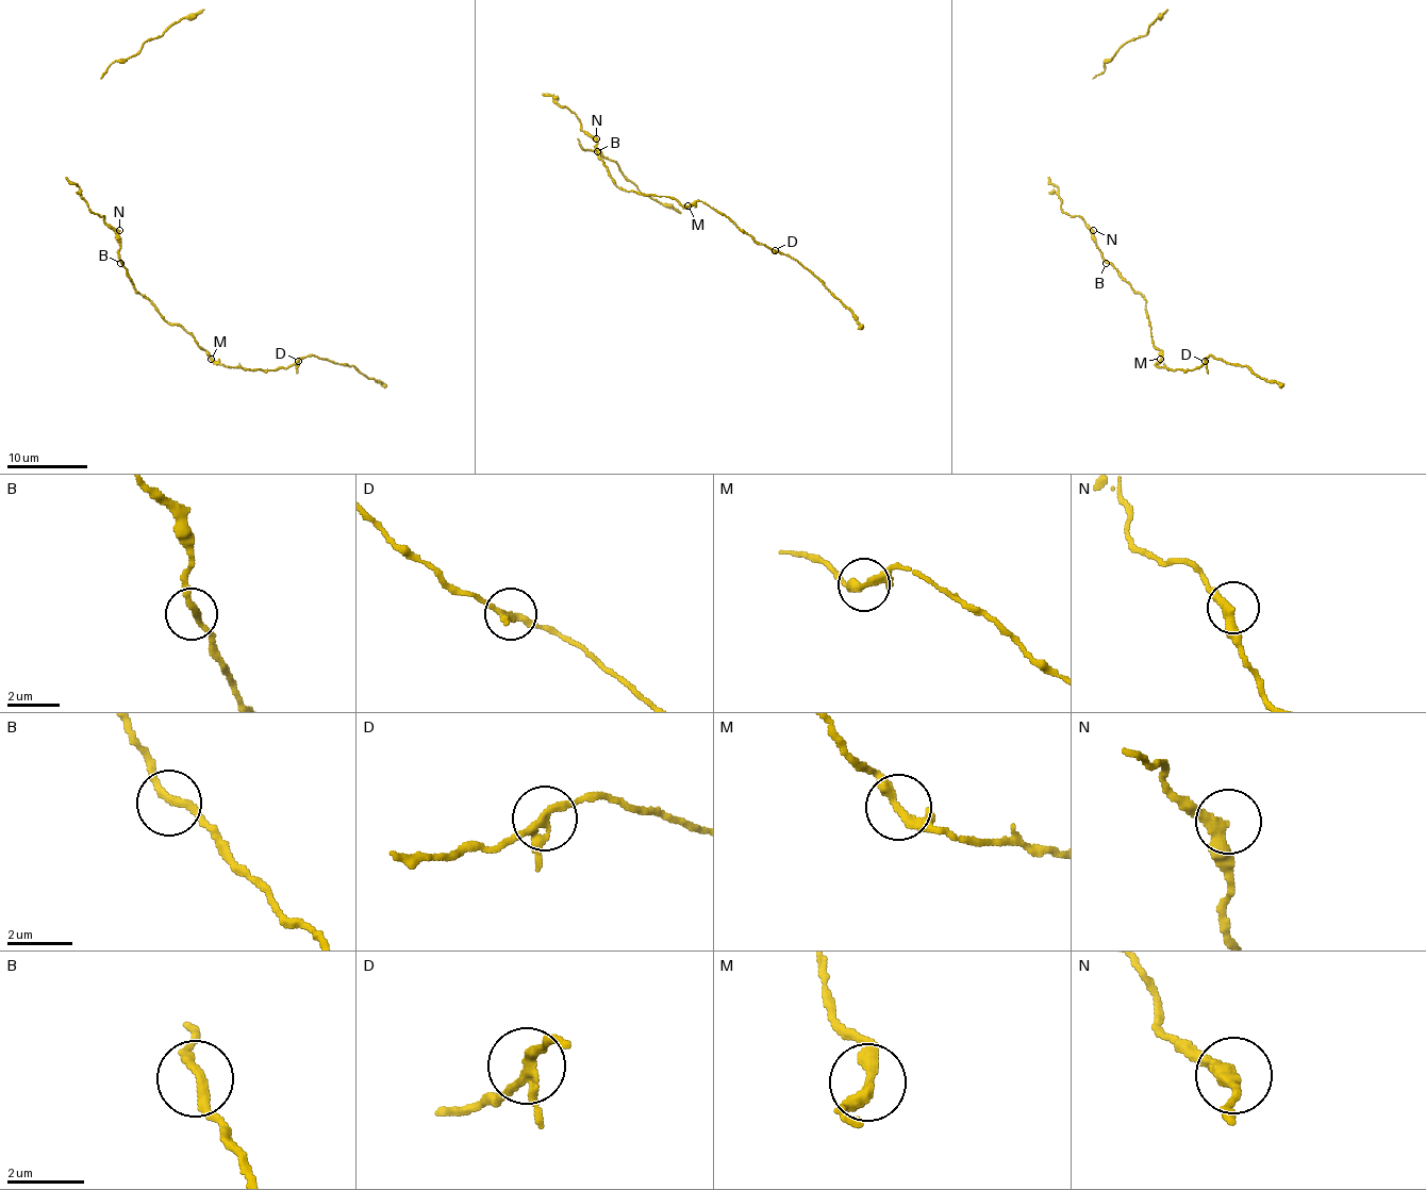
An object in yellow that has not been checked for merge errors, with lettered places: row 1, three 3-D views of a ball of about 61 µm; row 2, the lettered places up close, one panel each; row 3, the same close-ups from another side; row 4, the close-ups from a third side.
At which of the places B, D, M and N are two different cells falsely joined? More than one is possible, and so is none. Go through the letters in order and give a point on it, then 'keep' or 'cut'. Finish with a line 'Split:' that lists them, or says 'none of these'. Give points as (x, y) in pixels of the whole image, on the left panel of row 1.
B: place (120, 263); keep
D: place (298, 361); keep
M: place (211, 359); keep
N: place (119, 230); keep
Split: none of these

